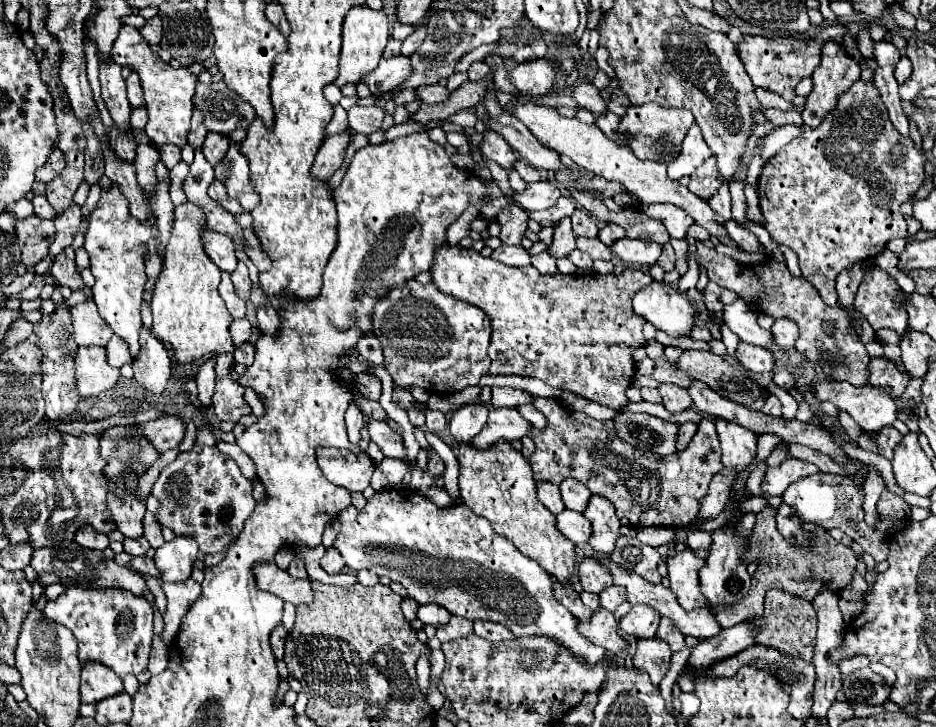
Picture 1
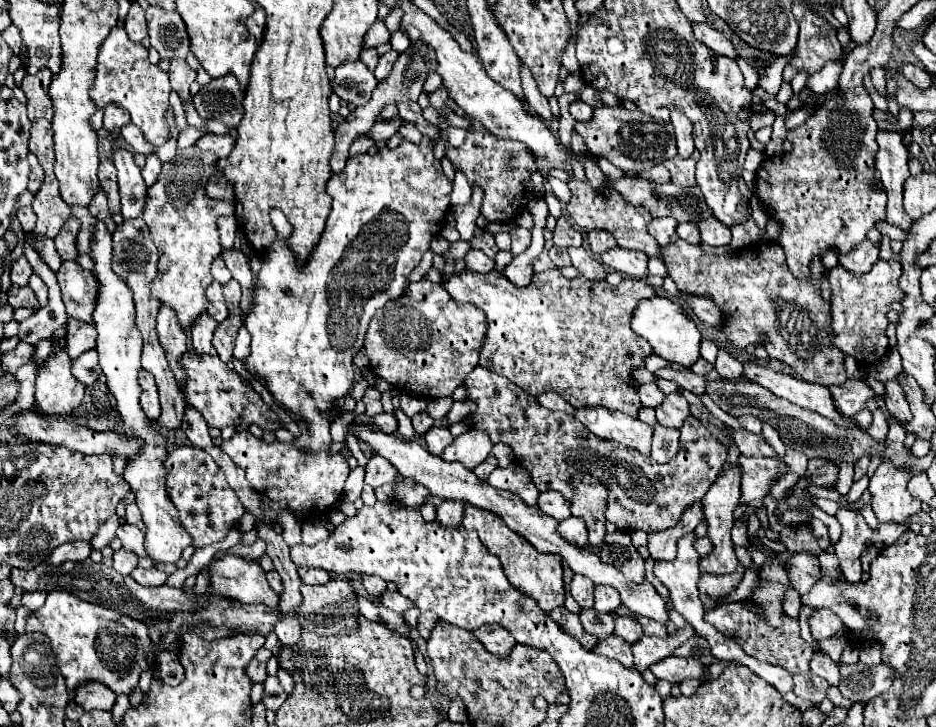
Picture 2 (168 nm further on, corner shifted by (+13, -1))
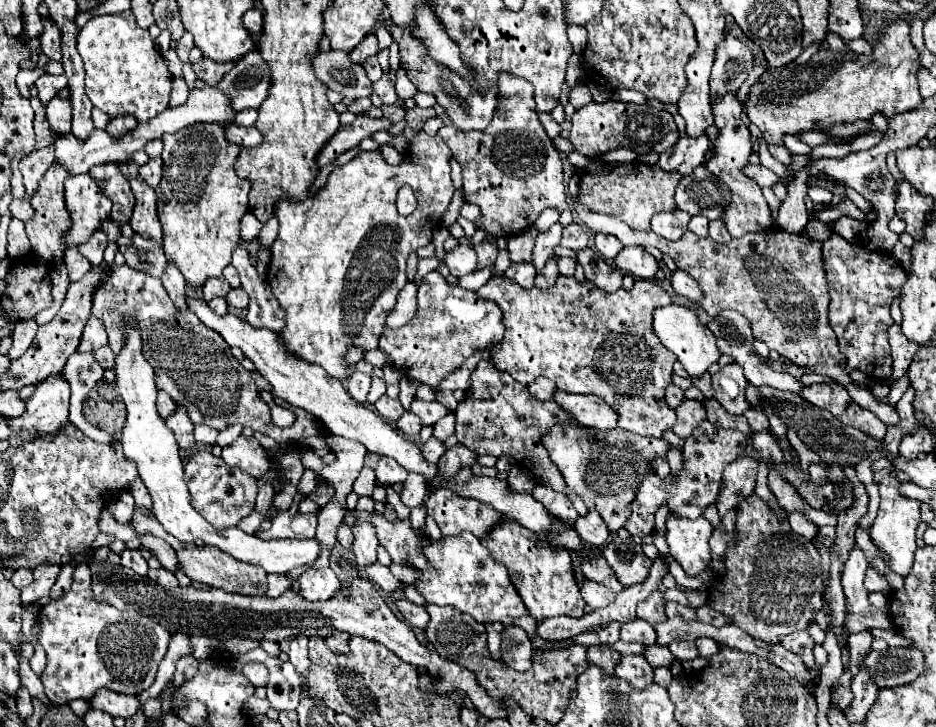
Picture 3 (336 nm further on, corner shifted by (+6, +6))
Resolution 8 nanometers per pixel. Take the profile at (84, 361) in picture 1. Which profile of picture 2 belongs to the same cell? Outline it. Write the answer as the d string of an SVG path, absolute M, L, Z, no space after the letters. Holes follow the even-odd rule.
M55 353L37 375L35 409L45 415L69 415L83 401L85 387L71 375L69 355Z

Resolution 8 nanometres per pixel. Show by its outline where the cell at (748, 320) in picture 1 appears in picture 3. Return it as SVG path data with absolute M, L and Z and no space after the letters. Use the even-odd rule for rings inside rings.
M676 270L676 272L670 276L670 280L672 280L672 288L674 288L680 296L684 296L684 298L688 298L688 300L692 300L692 302L700 302L700 300L704 298L700 286L690 278L690 274L686 274L686 272L682 272L682 270Z

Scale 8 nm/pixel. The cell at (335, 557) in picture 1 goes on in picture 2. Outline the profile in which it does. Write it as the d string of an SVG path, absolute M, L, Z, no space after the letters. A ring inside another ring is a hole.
M299 569L299 577L305 585L325 585L331 581L331 575L323 569Z

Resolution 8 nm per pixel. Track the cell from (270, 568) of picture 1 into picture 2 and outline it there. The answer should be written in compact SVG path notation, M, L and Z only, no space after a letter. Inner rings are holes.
M227 553L225 557L211 561L205 571L209 573L209 587L221 597L243 603L279 603L279 595L269 587L265 571L253 561Z

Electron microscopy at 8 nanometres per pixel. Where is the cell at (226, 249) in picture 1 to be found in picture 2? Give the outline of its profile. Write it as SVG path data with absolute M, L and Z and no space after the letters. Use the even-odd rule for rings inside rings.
M211 265L211 273L213 273L213 279L219 281L221 285L231 281L231 273L229 273L229 269L225 265Z

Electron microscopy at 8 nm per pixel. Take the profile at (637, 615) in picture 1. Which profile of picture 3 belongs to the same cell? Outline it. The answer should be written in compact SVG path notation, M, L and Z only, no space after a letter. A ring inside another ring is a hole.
M634 620L634 622L622 624L620 638L624 642L642 642L644 646L652 646L656 642L656 632L654 632L654 628L648 622Z

